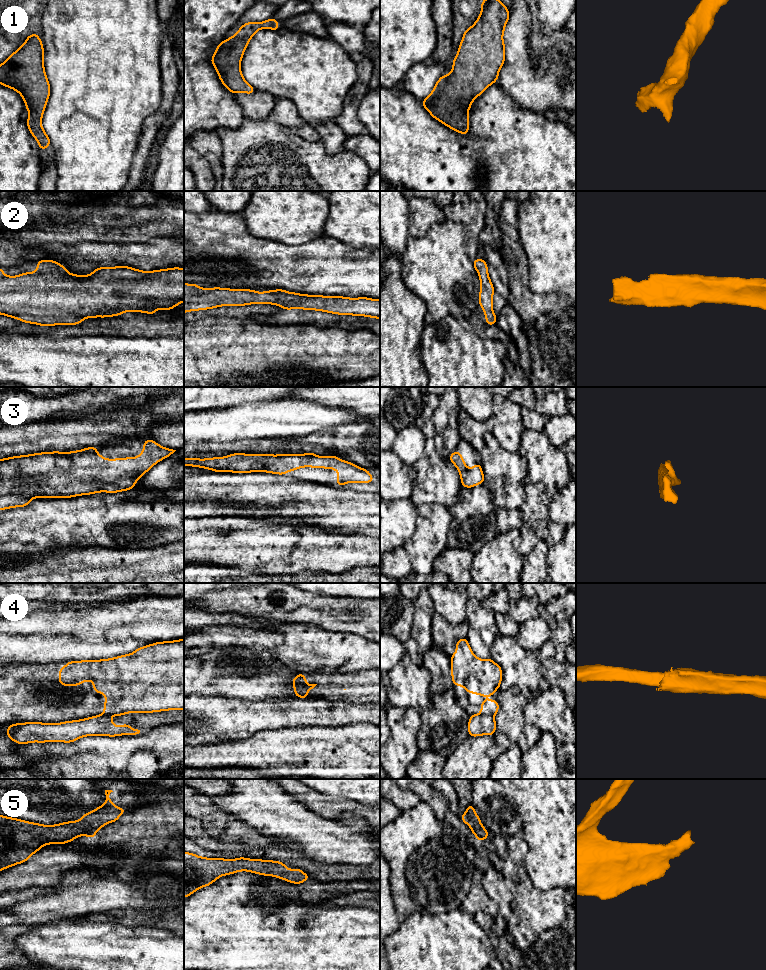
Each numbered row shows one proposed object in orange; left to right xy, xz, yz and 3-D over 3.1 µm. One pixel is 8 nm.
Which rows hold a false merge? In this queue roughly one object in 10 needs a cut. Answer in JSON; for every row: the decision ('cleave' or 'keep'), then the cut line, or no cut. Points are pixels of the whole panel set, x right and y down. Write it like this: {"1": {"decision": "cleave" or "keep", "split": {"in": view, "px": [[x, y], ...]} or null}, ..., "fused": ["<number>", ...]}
{"1": {"decision": "keep", "split": null}, "2": {"decision": "keep", "split": null}, "3": {"decision": "keep", "split": null}, "4": {"decision": "cleave", "split": {"in": "yz", "px": [[480, 713], [493, 717]]}}, "5": {"decision": "keep", "split": null}, "fused": ["4"]}

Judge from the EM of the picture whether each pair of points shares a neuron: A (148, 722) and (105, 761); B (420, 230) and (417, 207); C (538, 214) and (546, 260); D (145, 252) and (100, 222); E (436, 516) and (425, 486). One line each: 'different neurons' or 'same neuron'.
A: different neurons
B: same neuron
C: same neuron
D: different neurons
E: different neurons

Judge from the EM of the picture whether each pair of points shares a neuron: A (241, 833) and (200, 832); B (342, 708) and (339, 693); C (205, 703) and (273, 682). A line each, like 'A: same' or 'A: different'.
A: different
B: different
C: different

